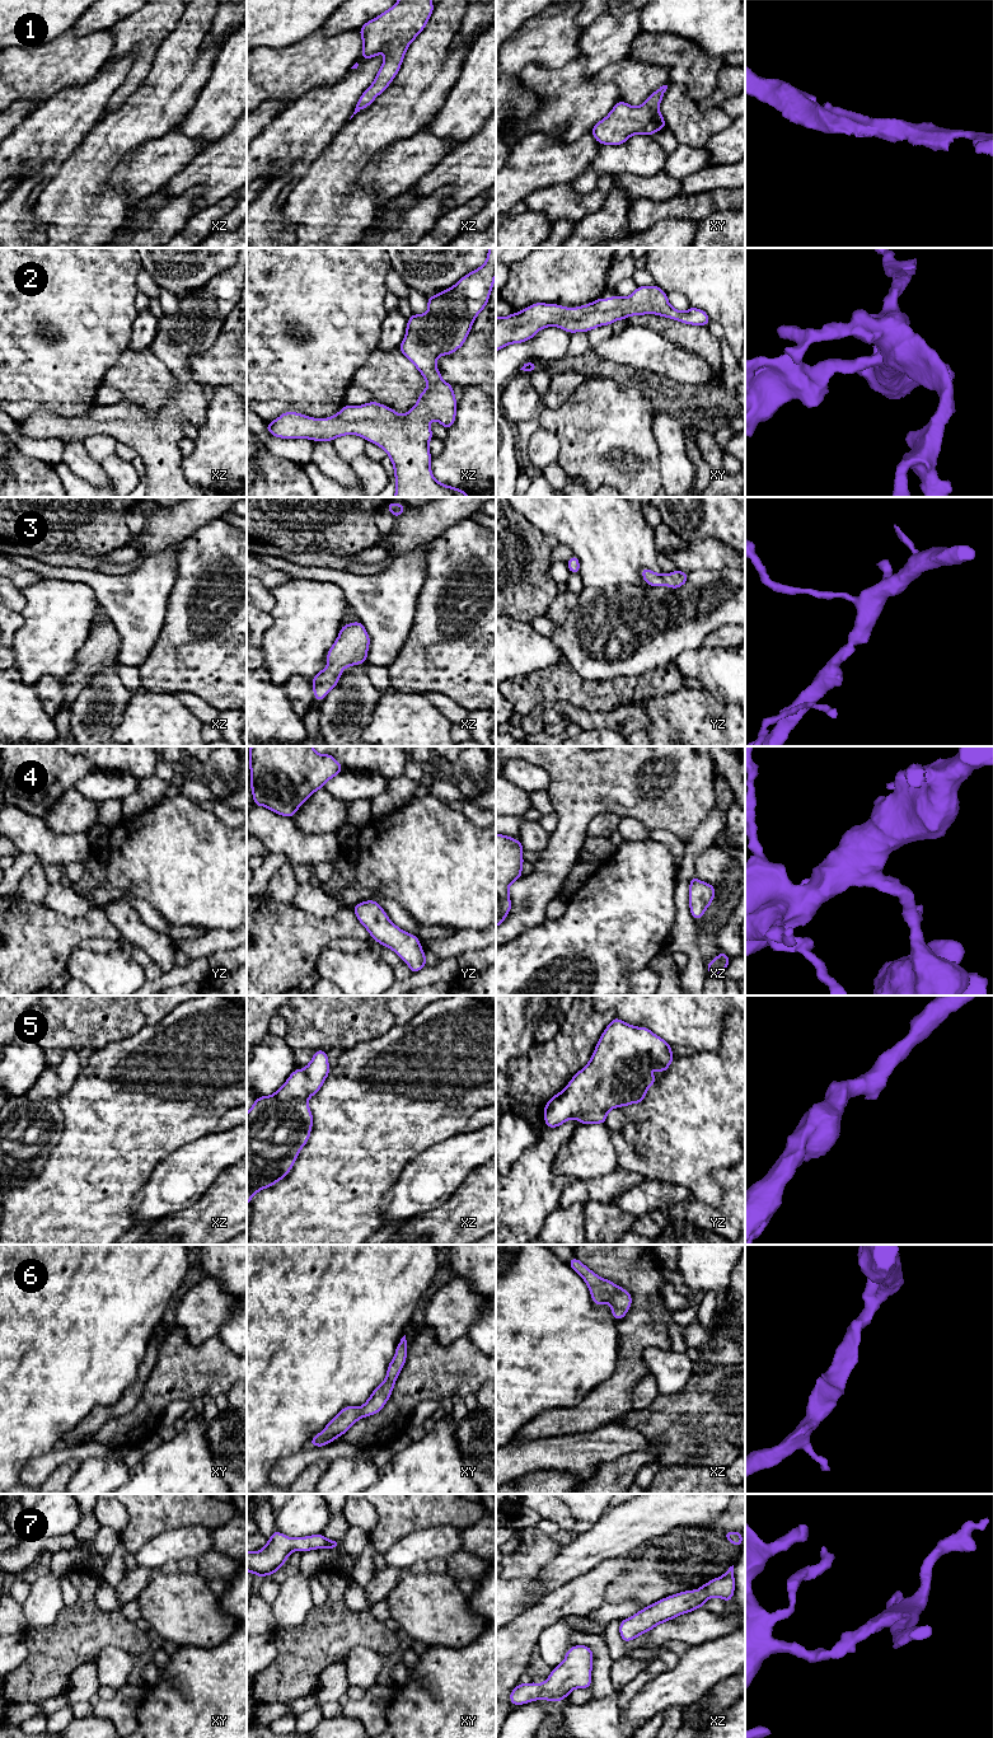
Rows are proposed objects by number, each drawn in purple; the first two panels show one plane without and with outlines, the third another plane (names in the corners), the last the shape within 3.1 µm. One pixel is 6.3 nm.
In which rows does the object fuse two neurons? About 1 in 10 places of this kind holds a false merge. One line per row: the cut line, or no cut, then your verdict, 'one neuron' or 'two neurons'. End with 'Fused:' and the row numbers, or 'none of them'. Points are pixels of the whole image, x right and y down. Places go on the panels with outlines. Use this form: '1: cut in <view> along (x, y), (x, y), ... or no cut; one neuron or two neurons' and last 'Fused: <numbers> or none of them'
1: no cut; one neuron
2: no cut; one neuron
3: no cut; one neuron
4: no cut; one neuron
5: no cut; one neuron
6: no cut; one neuron
7: no cut; one neuron
Fused: none of them

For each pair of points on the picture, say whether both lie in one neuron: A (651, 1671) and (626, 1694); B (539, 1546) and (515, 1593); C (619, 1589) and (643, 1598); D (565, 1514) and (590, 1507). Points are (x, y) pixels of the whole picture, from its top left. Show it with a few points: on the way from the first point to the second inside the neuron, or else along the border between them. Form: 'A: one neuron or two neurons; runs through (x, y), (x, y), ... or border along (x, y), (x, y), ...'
A: one neuron; runs through (645, 1676), (632, 1689)
B: one neuron; runs through (528, 1558), (520, 1565), (515, 1582)
C: one neuron; runs through (626, 1589), (635, 1589), (637, 1592)
D: two neurons; border along (567, 1507), (576, 1521), (571, 1530)

